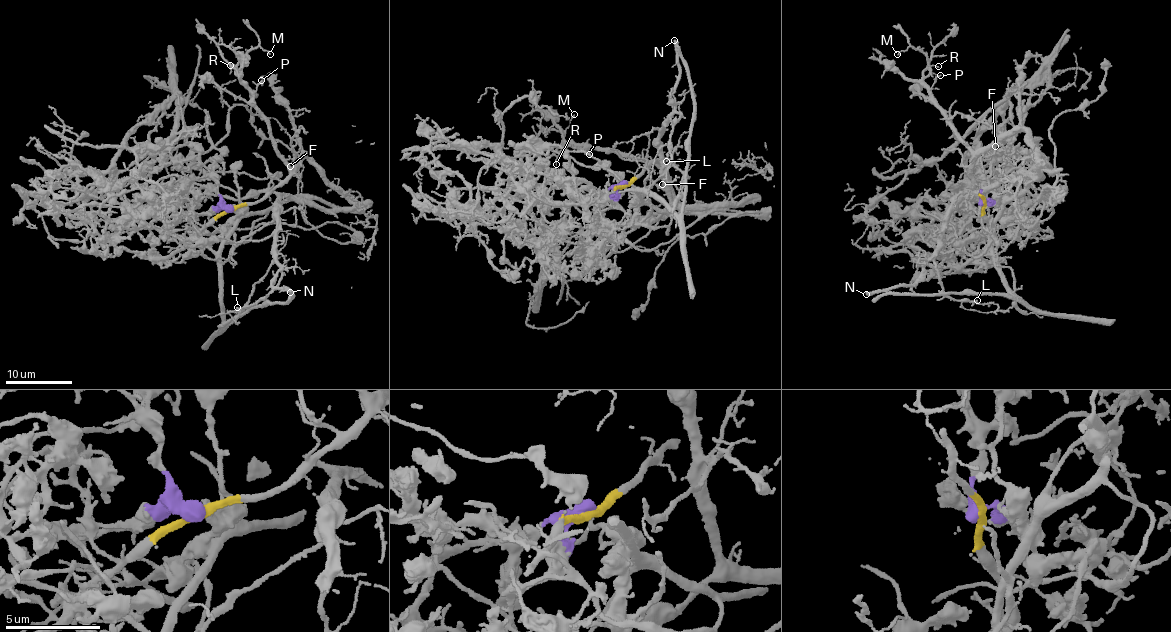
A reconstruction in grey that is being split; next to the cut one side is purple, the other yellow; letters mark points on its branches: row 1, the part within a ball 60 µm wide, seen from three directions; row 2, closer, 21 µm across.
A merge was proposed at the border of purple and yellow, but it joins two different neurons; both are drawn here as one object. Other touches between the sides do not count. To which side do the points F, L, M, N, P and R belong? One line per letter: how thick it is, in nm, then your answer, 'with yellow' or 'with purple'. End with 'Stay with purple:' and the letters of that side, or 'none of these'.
F: 110 nm | with yellow
L: 100 nm | with yellow
M: 110 nm | with yellow
N: 400 nm | with yellow
P: 120 nm | with yellow
R: 100 nm | with yellow
Stay with purple: none of these

